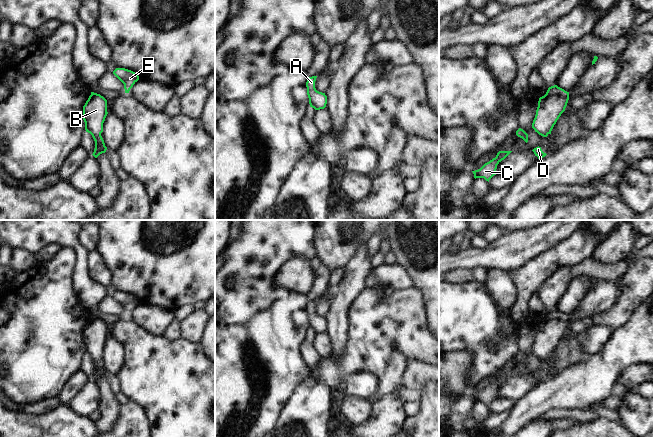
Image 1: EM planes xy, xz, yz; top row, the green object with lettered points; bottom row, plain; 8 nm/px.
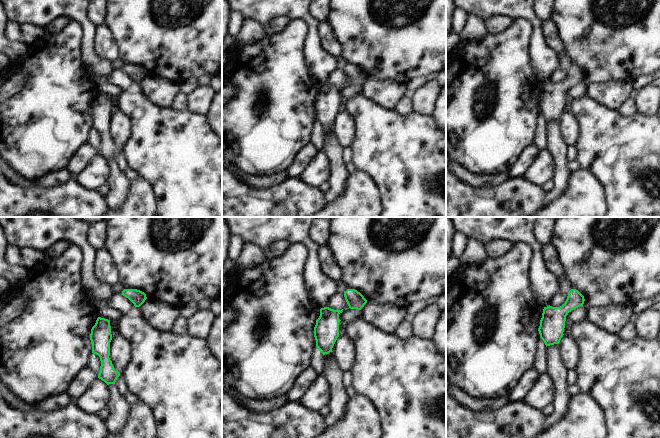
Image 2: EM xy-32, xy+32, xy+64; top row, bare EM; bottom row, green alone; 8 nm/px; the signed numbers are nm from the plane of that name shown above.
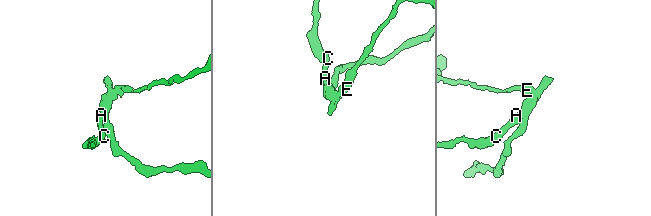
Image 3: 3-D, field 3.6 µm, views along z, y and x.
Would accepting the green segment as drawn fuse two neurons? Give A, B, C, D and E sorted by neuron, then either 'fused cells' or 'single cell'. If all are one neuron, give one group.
A B C D E | single cell

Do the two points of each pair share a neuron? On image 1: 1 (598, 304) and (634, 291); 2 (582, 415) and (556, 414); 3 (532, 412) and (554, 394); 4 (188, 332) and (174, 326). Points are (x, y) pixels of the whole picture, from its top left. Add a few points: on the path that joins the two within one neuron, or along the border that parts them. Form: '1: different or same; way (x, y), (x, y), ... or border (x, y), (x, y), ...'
1: different; border (616, 281), (620, 295), (601, 313)
2: same; way (576, 415), (562, 414)
3: same; way (537, 407), (549, 395)
4: different; border (179, 322), (181, 337)

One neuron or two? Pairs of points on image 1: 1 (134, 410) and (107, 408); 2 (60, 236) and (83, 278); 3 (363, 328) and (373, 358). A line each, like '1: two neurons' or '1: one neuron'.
1: two neurons
2: one neuron
3: one neuron

